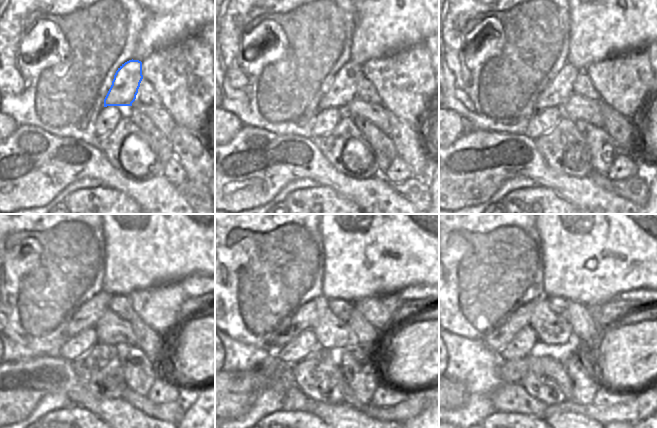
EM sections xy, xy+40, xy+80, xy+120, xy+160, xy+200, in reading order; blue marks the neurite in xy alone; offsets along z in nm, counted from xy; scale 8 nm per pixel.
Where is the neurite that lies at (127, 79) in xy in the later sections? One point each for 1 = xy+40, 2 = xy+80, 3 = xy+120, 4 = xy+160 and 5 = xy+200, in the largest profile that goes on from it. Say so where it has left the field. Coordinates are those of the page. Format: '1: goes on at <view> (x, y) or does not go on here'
1: goes on at xy+40 (343, 90)
2: goes on at xy+80 (561, 88)
3: goes on at xy+120 (88, 314)
4: goes on at xy+160 (304, 318)
5: goes on at xy+200 (498, 339)

